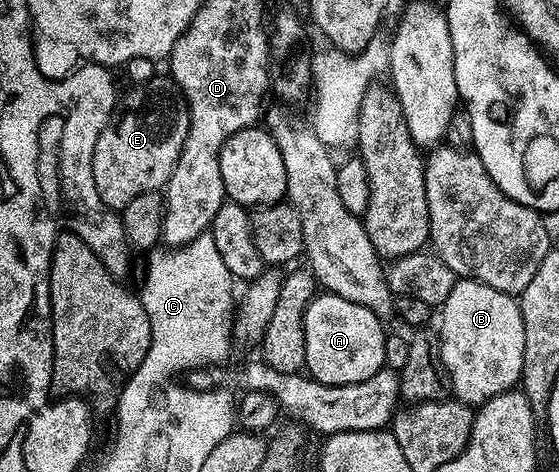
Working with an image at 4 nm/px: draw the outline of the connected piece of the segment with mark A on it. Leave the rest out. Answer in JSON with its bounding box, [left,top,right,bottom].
[304,291,385,385]

